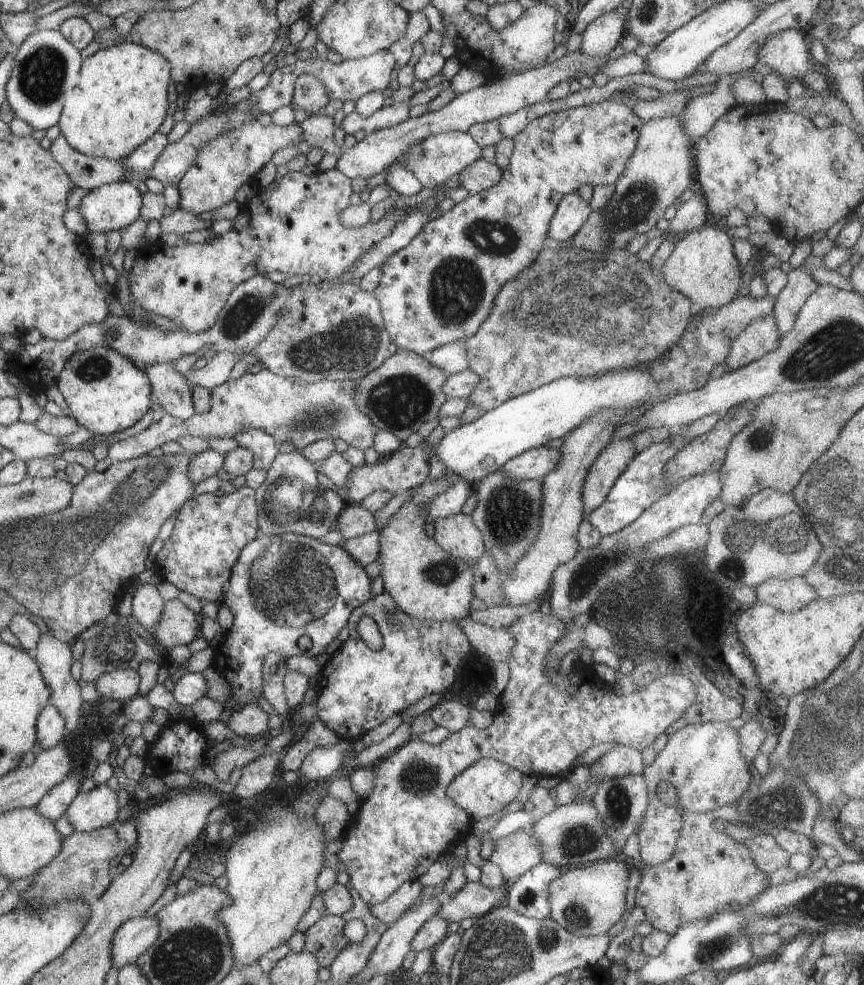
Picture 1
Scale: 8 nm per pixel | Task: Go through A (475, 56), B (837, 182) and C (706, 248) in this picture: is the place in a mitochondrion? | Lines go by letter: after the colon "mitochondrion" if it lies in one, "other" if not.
A: other
B: other
C: other

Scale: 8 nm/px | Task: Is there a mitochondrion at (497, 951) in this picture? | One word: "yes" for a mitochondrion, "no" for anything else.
yes

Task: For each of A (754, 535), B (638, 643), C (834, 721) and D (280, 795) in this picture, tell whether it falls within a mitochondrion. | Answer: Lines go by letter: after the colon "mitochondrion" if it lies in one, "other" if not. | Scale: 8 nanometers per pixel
A: mitochondrion
B: mitochondrion
C: mitochondrion
D: other

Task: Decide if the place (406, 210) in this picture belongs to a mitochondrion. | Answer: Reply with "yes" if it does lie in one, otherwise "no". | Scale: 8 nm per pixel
no

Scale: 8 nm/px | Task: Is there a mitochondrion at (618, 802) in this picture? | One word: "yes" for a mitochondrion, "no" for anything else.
yes

